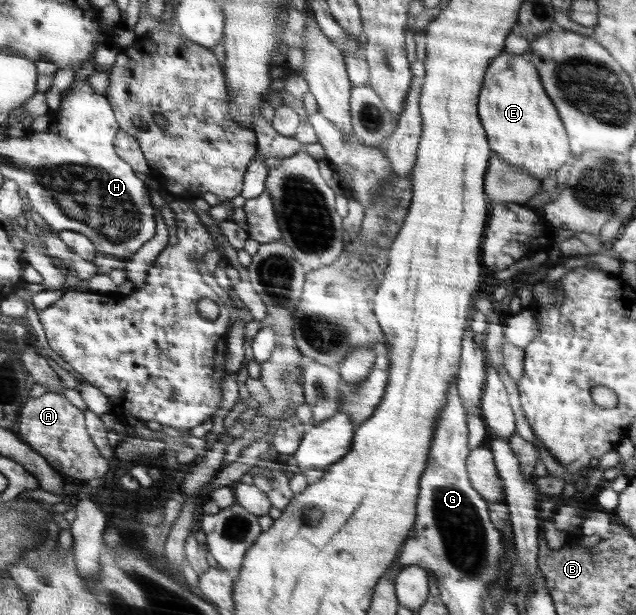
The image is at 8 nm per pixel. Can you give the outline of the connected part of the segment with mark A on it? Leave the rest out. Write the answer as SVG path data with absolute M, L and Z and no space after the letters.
M45 390L35 392L32 399L23 407L16 433L24 443L44 456L49 463L57 460L62 466L61 472L79 481L101 478L109 468L109 464L99 454L99 450L95 448L85 430L83 412L78 406L71 404L62 393Z

